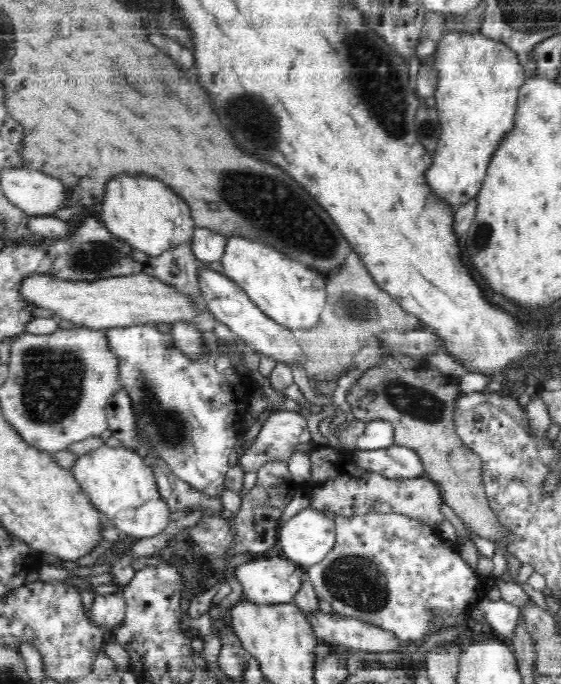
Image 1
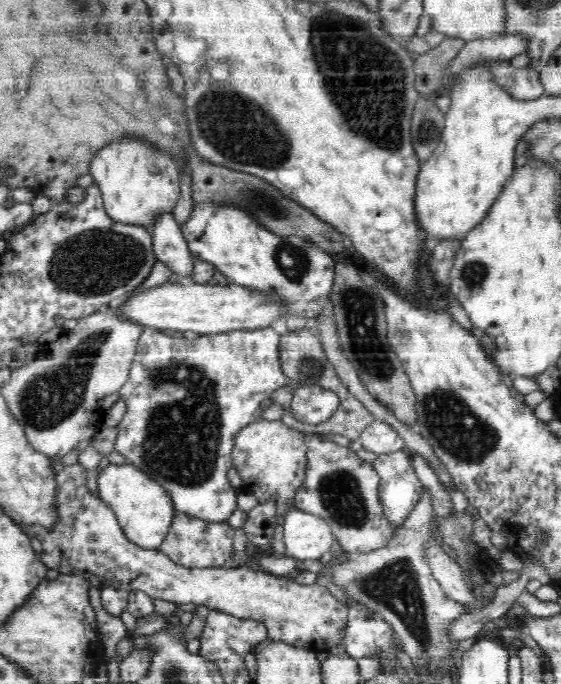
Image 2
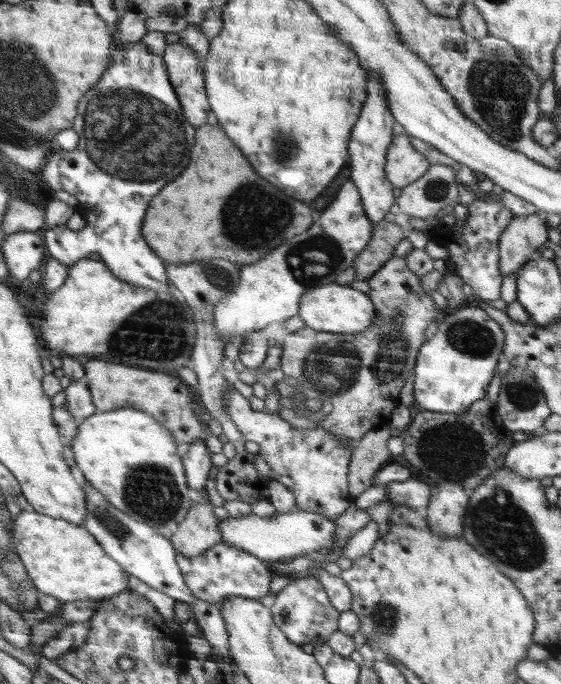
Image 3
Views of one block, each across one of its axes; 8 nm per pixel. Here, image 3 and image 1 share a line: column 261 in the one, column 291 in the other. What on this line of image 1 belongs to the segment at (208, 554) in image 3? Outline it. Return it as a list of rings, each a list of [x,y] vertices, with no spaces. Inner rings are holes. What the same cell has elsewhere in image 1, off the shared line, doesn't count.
[[[254,557],[247,563],[236,566],[234,574],[243,586],[242,595],[249,597],[255,604],[288,604],[292,602],[294,594],[300,590],[300,584],[305,580],[306,569],[288,557]]]

